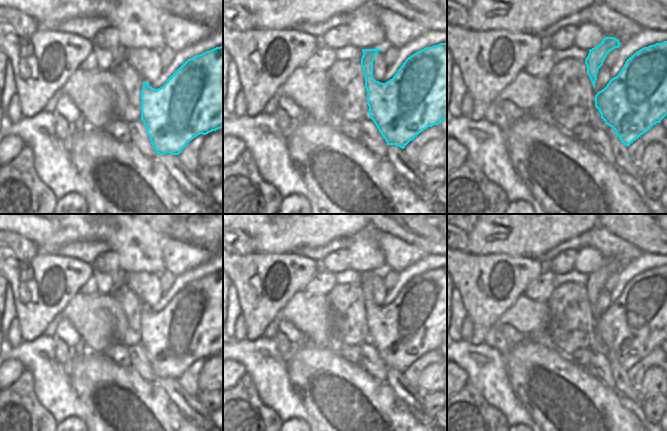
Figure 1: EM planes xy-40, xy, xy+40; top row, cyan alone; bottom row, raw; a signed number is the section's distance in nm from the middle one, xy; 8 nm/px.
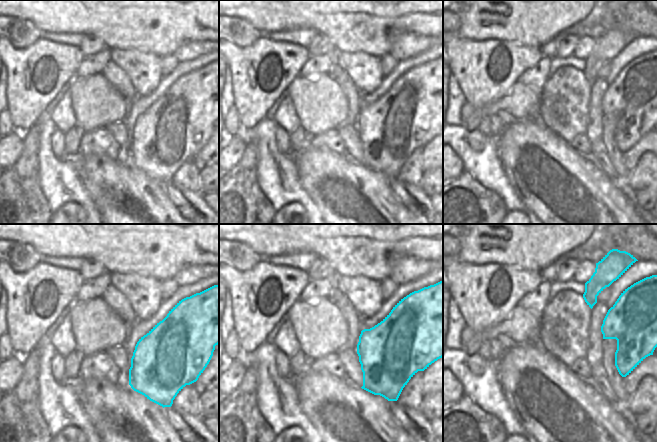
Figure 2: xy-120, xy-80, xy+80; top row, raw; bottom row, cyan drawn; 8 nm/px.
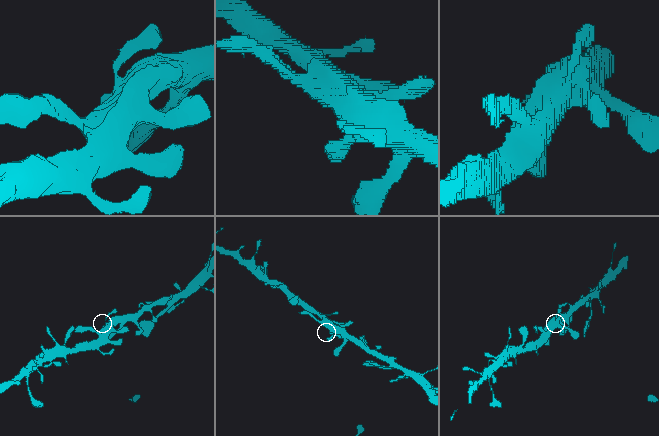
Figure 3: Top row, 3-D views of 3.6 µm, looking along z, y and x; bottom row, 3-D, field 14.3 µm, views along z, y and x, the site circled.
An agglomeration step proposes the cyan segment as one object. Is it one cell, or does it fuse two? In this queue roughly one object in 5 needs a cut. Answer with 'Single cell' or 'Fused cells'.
Single cell.

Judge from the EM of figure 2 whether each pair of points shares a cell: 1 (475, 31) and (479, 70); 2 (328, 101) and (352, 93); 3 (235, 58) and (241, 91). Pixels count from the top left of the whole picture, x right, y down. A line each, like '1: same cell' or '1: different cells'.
1: different cells
2: different cells
3: same cell

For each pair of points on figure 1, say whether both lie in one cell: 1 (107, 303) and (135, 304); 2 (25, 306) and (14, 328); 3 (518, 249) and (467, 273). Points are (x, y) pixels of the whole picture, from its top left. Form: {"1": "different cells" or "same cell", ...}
{"1": "different cells", "2": "different cells", "3": "different cells"}

